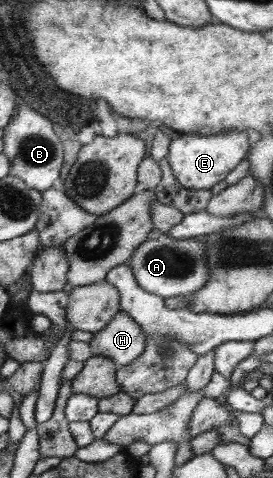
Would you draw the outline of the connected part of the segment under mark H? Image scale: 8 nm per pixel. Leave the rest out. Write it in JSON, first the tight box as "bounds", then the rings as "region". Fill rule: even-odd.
{"bounds":[89,311,147,367],"region":[[[119,311],[101,331],[93,334],[89,347],[93,356],[113,361],[117,367],[133,364],[145,352],[147,338],[143,329]]]}

